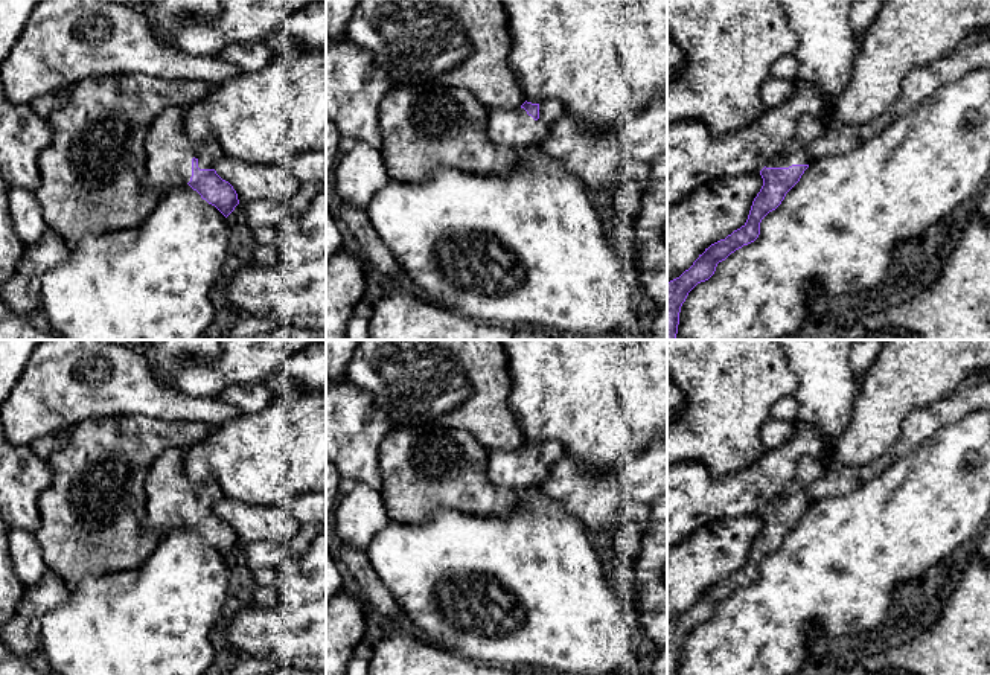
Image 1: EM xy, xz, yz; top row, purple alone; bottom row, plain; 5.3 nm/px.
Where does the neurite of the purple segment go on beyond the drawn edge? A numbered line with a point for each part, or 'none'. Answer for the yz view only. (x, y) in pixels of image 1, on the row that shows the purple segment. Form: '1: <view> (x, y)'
1: yz (809, 128)

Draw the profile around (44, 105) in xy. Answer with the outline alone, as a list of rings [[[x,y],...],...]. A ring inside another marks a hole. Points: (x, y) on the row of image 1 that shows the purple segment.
[[[58,90],[55,93],[49,93],[44,96],[40,96],[37,99],[34,99],[30,102],[30,107],[34,108],[34,111],[41,117],[46,119],[59,107],[62,107],[62,104],[67,99],[67,91],[64,90]]]

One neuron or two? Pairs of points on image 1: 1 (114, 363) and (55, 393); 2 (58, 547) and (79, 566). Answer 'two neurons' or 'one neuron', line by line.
1: one neuron
2: one neuron

